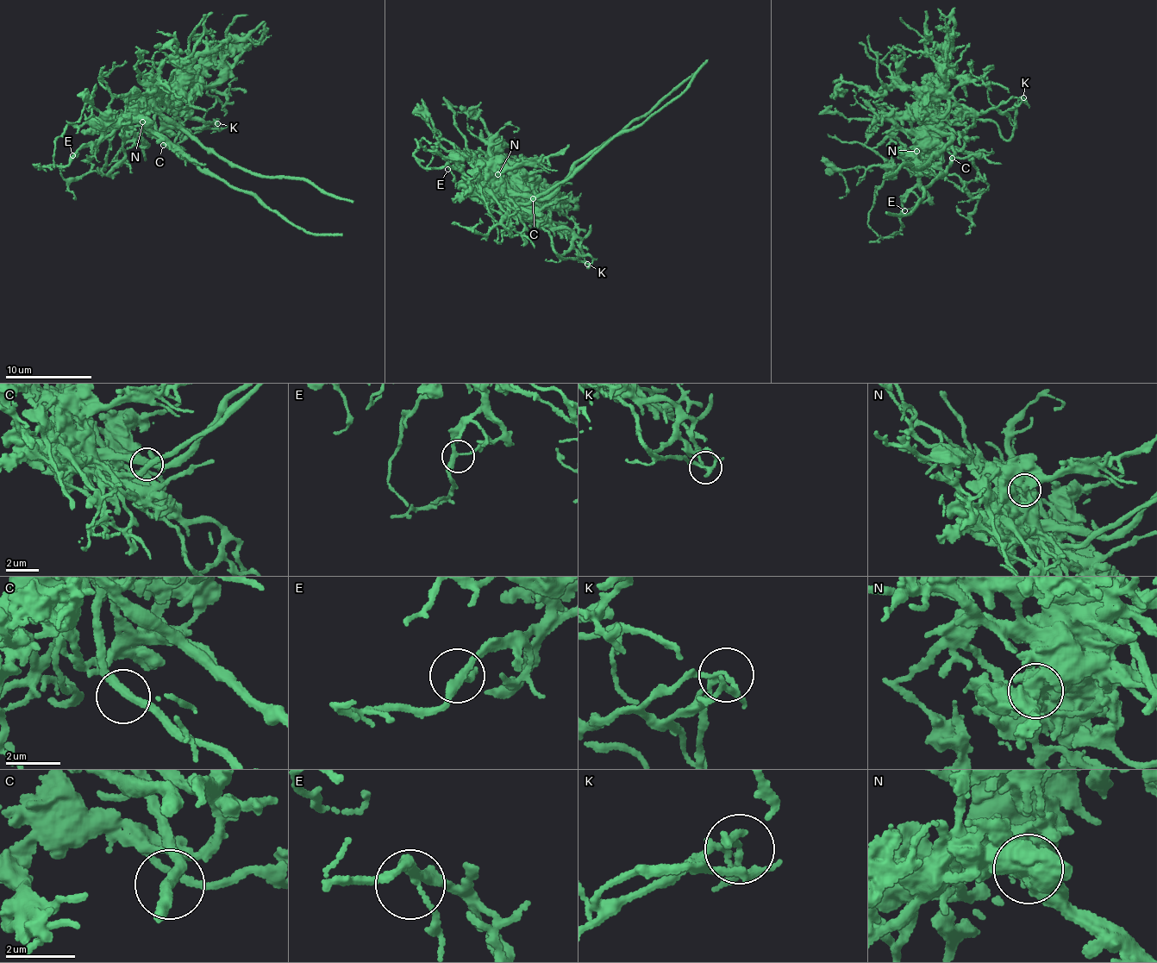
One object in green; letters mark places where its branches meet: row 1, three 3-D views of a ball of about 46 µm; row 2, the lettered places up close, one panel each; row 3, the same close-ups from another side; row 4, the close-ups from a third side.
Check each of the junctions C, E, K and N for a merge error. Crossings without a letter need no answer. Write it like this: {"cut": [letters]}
{"cut": ["K", "N"]}

